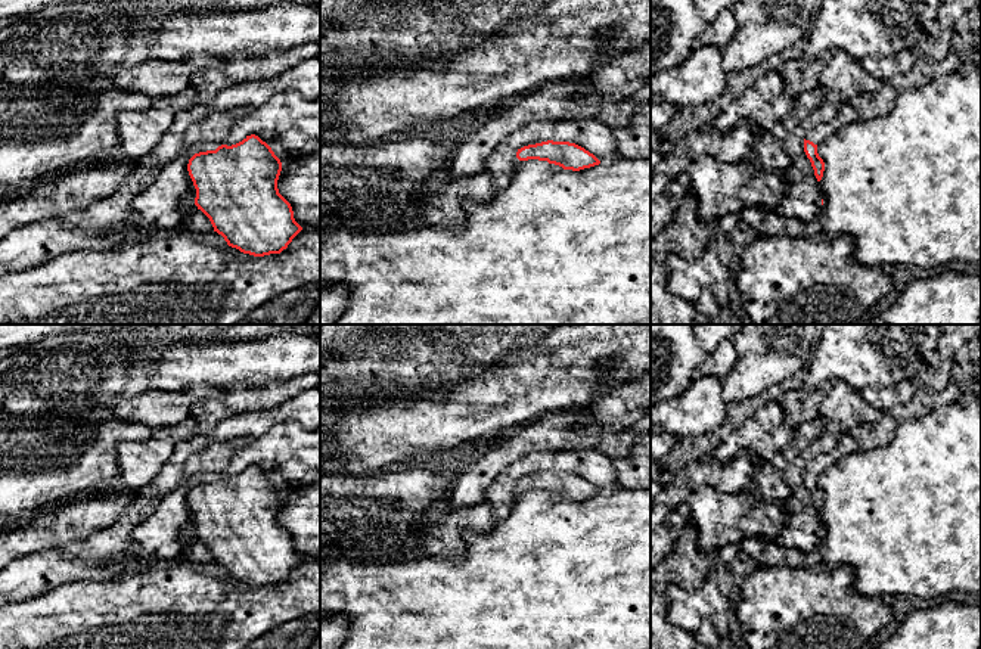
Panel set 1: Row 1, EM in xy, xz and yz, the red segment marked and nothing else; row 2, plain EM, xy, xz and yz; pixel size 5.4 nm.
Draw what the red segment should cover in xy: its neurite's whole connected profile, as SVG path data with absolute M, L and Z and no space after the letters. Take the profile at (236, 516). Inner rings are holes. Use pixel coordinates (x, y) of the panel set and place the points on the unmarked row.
M251 465L236 475L195 484L187 502L196 519L195 535L229 577L254 587L280 584L302 560L291 534L277 519L282 493L258 466Z

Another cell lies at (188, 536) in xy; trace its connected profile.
M192 516L180 532L180 538L186 546L186 549L189 549L192 544L198 541L198 537L195 535L195 528L196 528L196 519L195 516Z

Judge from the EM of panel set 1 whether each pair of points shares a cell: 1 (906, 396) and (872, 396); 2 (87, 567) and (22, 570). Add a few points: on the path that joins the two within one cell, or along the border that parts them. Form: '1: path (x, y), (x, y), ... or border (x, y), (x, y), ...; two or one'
1: path (897, 396), (881, 396); one
2: path (71, 567), (39, 570); one

